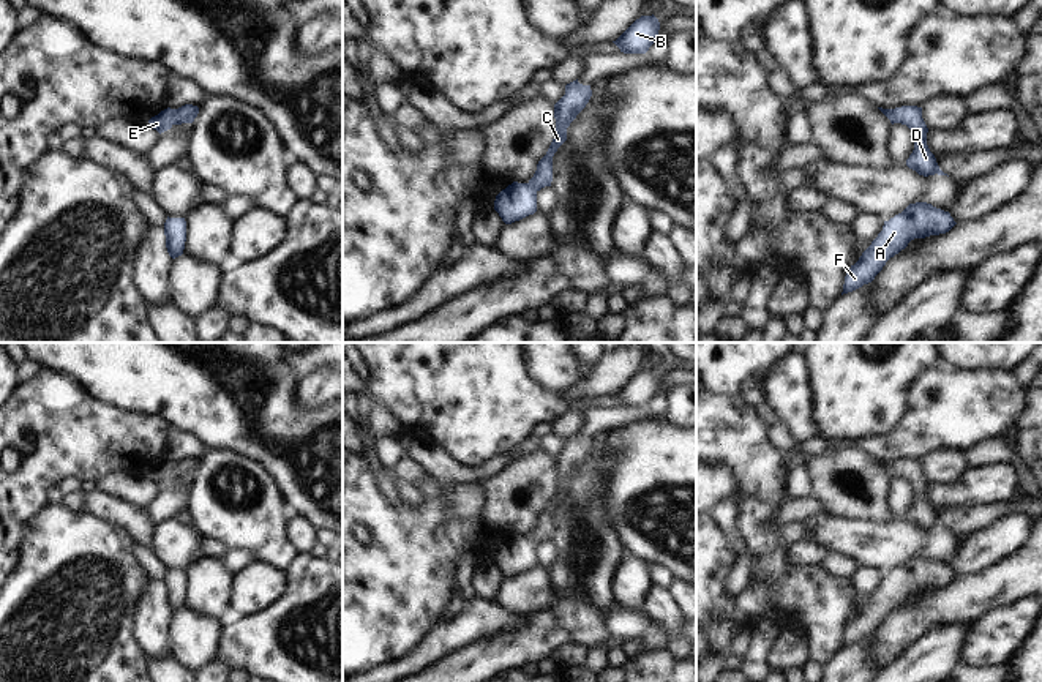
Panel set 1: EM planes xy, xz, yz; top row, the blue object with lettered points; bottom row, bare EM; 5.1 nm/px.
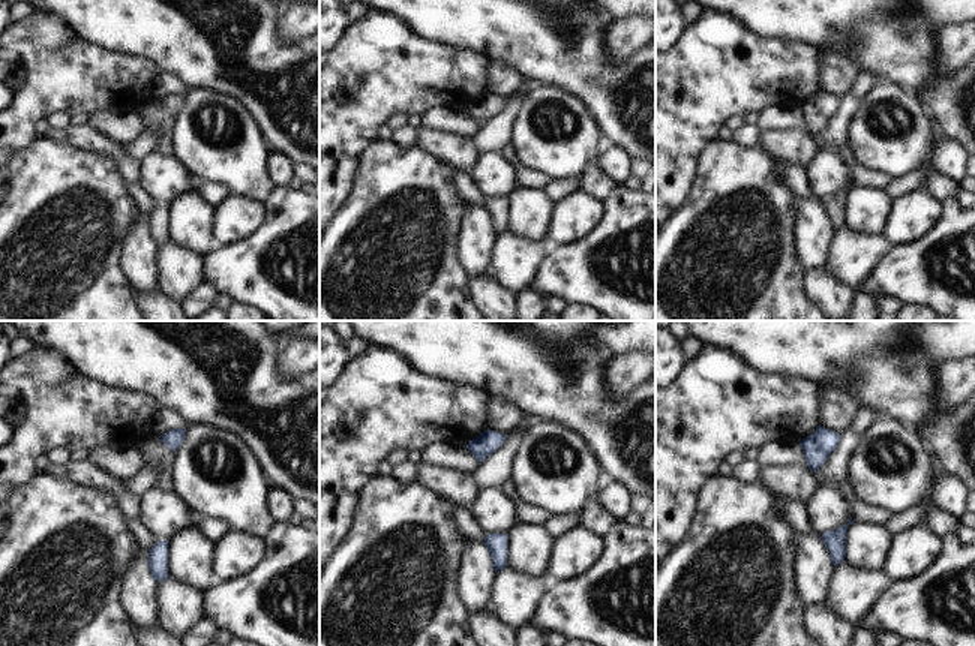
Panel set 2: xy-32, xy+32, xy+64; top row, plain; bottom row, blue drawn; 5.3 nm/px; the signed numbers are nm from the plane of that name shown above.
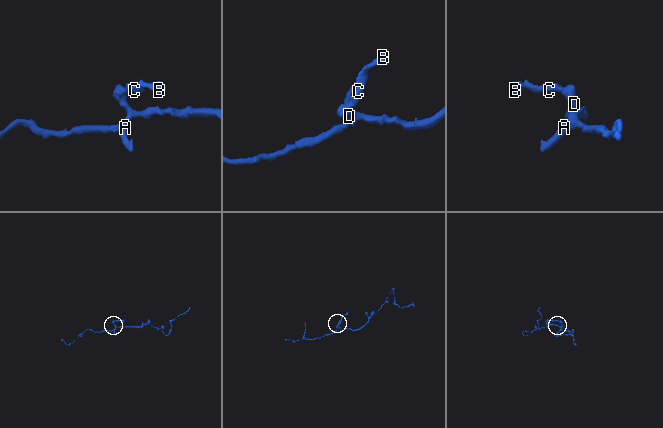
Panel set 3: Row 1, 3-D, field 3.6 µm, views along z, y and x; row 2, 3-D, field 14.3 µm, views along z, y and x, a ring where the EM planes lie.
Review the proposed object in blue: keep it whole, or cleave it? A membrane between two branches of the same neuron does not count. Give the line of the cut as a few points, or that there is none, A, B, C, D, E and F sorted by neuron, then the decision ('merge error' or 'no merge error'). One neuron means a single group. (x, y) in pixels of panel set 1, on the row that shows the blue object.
cut none; groups A B C D E F; no merge error

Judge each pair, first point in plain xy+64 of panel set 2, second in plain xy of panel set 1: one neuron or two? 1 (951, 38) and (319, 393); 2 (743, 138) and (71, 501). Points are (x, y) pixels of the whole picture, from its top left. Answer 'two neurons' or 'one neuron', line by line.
1: one neuron
2: one neuron

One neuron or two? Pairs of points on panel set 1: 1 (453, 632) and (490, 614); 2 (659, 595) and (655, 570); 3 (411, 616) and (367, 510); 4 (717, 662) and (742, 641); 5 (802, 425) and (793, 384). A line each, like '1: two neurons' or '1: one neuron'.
1: one neuron
2: two neurons
3: one neuron
4: one neuron
5: one neuron

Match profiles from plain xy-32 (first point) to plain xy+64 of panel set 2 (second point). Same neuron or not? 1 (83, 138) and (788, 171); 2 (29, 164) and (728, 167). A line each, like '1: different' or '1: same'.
1: different
2: same

